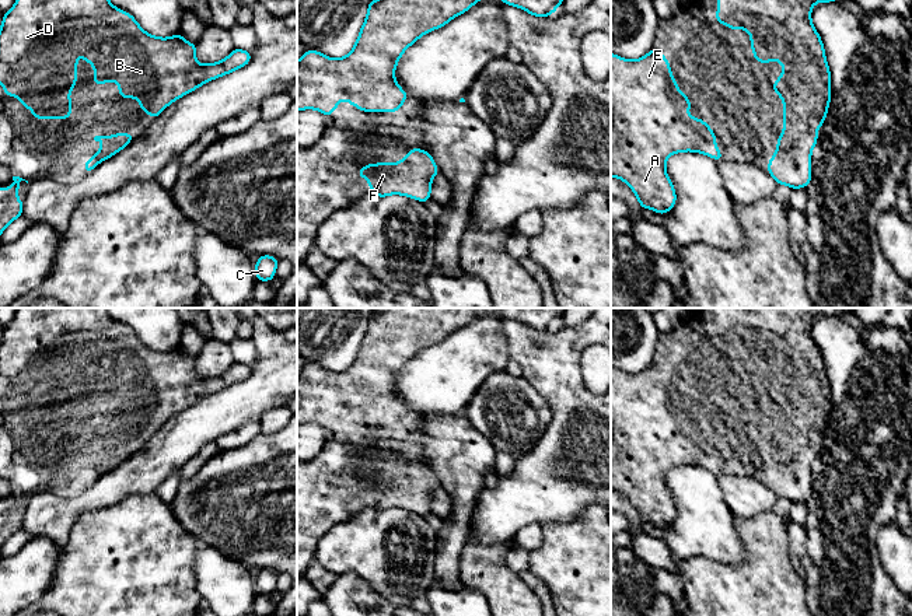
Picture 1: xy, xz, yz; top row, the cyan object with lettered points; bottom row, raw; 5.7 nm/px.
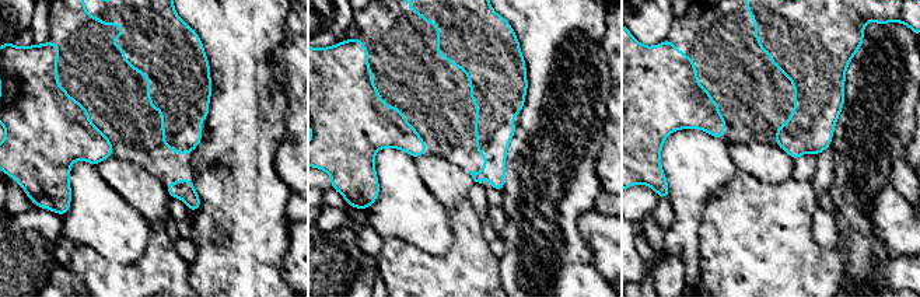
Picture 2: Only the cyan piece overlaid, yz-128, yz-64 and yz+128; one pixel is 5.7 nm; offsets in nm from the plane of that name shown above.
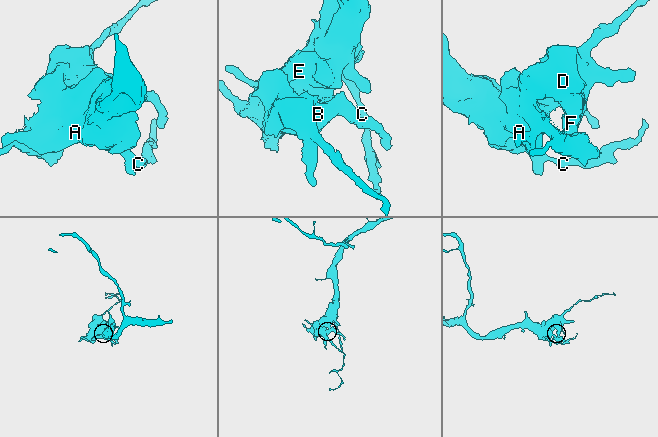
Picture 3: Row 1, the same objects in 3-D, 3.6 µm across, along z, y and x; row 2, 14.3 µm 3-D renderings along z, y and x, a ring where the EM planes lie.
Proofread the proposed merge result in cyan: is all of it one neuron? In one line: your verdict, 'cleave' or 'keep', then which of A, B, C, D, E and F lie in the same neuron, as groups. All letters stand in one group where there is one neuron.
keep | A B C D E F

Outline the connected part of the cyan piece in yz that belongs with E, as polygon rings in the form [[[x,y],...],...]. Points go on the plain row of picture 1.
[[[657,361],[637,374],[626,374],[611,367],[611,490],[622,493],[630,500],[642,522],[650,522],[664,529],[675,519],[675,503],[665,482],[665,473],[670,469],[693,465],[721,476],[723,466],[716,462],[717,451],[703,433],[686,428],[691,420],[691,414],[671,389],[671,378],[665,374],[665,368]]]

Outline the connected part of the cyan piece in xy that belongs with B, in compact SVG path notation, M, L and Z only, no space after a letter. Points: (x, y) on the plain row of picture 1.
M18 308L15 318L3 329L0 340L0 399L6 410L18 410L22 421L32 423L34 433L70 433L71 412L67 409L77 398L77 347L83 350L83 374L94 378L94 399L113 393L120 403L118 410L136 412L140 424L154 434L170 417L195 405L205 396L247 379L252 367L235 361L217 377L198 378L196 357L181 347L158 351L147 347L134 330L108 314L108 308Z

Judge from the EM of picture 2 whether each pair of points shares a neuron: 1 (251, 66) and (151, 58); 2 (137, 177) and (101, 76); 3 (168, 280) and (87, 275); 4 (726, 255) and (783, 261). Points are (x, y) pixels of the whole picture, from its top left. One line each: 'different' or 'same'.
1: different
2: different
3: same
4: same

